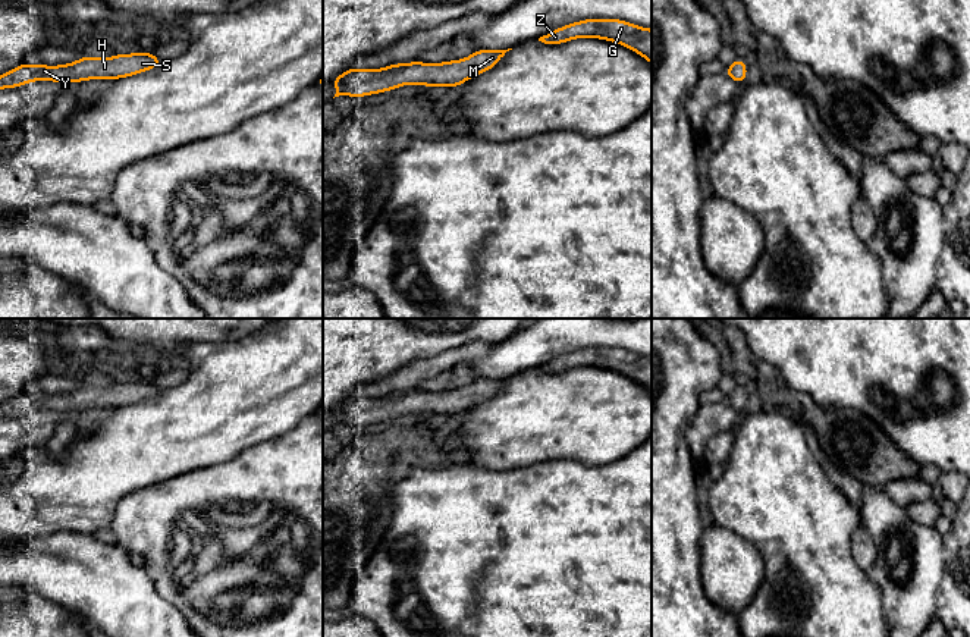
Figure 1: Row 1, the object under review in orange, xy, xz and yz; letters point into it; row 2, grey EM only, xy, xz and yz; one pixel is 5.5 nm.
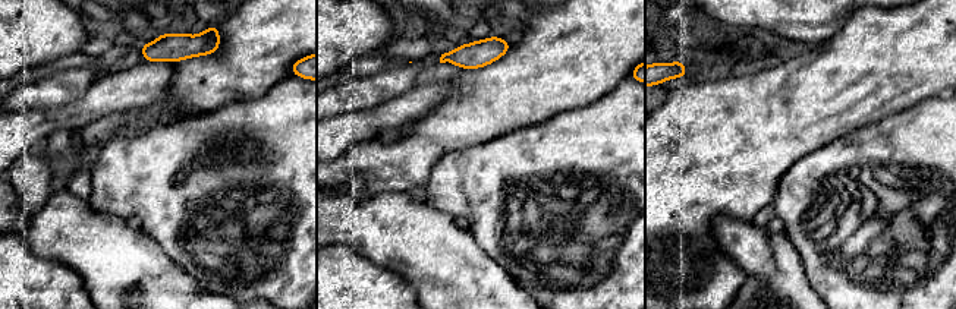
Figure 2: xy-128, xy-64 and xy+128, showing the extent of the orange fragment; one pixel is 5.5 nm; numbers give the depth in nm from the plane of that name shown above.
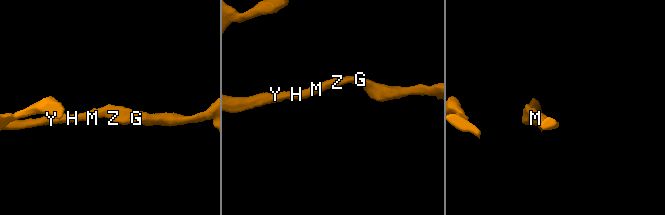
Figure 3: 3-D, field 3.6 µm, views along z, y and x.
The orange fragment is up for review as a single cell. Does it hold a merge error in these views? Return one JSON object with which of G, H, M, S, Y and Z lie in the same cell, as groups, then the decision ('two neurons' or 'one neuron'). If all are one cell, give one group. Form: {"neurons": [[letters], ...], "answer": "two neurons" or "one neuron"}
{"neurons": [["G", "H", "M", "S", "Y", "Z"]], "answer": "one neuron"}

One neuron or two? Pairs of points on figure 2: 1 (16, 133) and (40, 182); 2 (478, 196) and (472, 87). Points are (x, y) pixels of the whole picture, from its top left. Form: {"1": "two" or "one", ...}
{"1": "two", "2": "two"}

